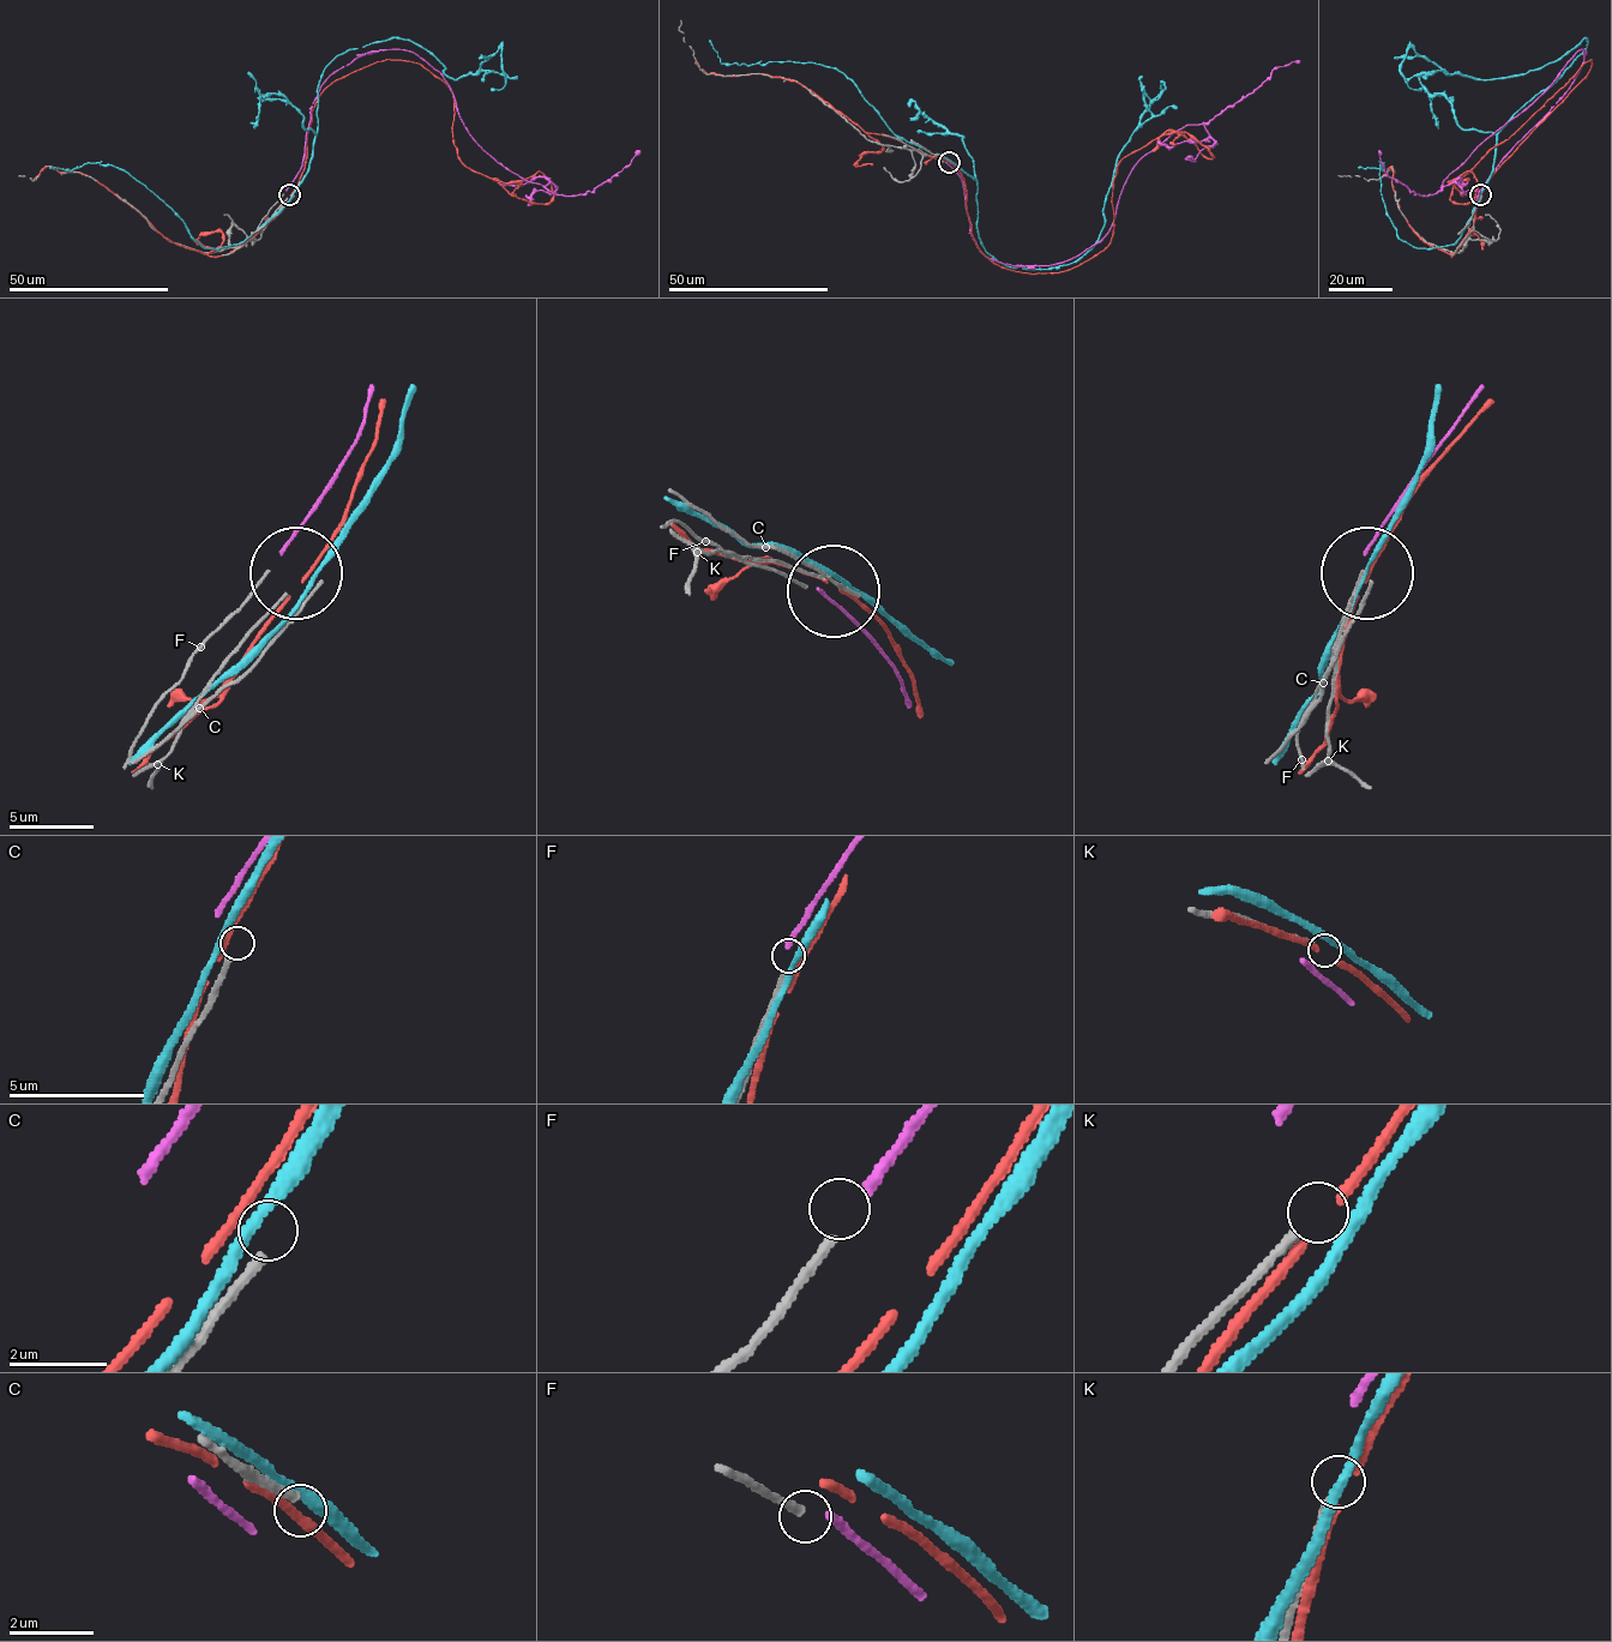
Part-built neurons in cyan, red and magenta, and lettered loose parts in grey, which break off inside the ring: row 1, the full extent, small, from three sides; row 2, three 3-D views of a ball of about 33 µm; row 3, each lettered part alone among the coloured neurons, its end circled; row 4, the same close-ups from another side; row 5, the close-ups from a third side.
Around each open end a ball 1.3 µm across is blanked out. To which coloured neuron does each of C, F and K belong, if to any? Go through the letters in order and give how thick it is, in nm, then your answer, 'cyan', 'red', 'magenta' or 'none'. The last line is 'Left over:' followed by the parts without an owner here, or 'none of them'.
C: 200 nm | none
F: 180 nm | none
K: 170 nm | none
Left over: C, F, K

